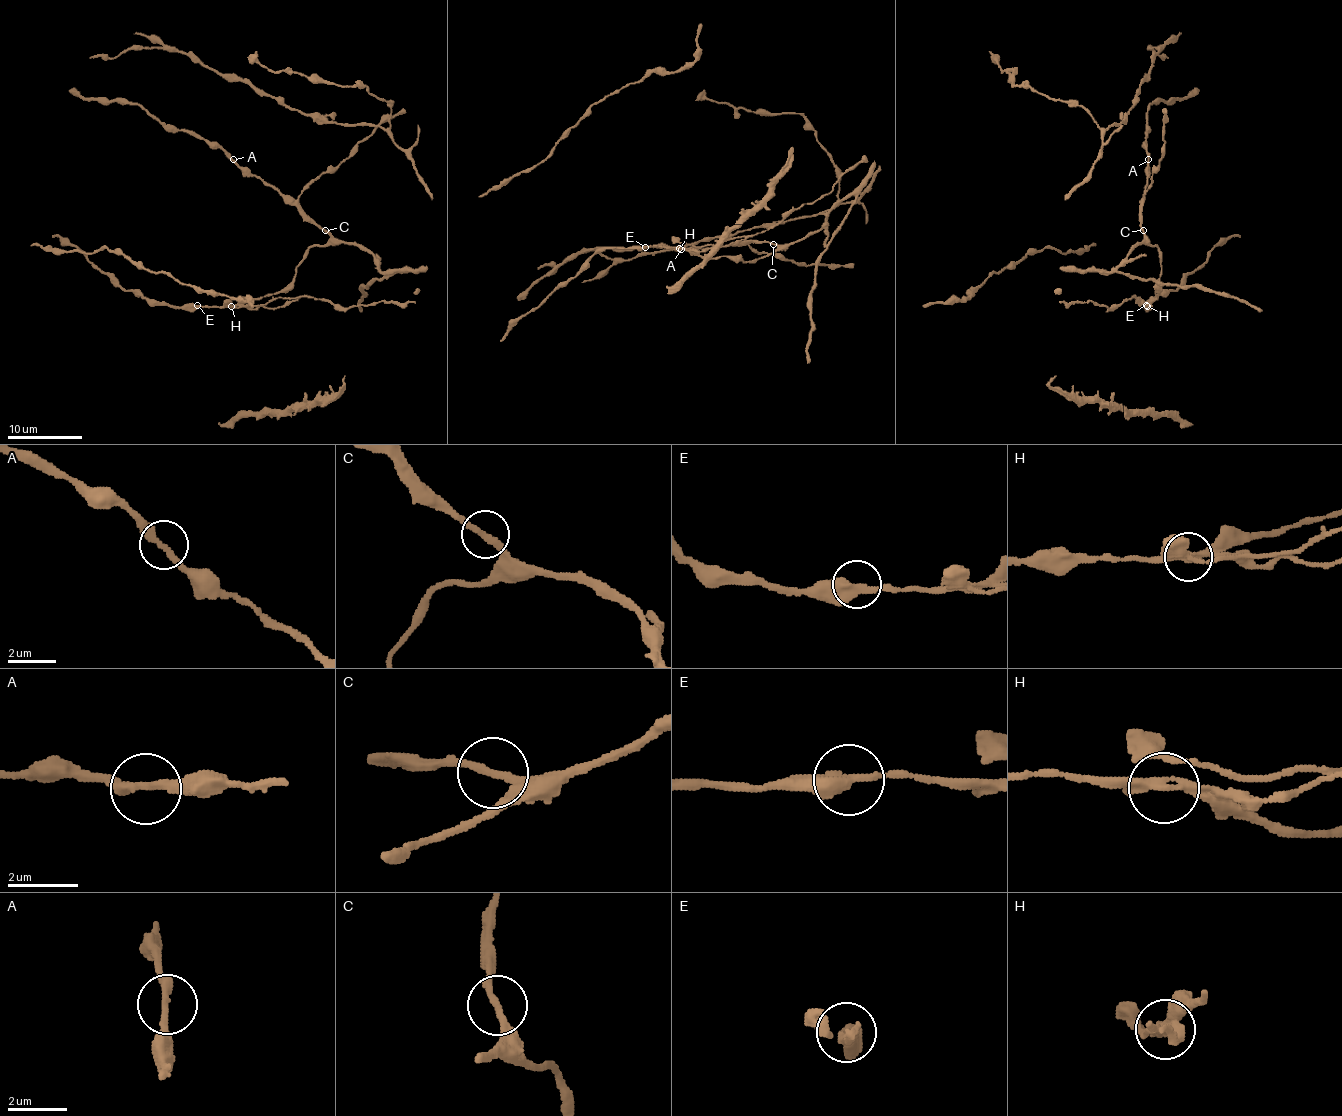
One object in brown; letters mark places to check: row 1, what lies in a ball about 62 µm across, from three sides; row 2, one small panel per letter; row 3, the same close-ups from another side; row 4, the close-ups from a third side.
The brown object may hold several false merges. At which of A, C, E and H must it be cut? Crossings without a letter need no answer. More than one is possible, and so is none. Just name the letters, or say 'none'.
H

